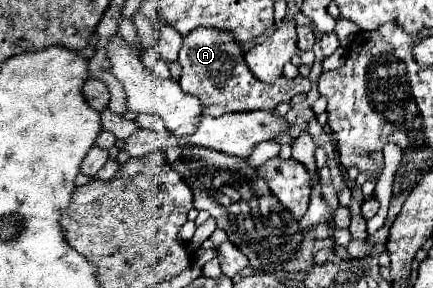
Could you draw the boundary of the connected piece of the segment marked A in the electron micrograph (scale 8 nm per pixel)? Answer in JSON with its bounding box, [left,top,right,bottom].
[178,28,310,116]

